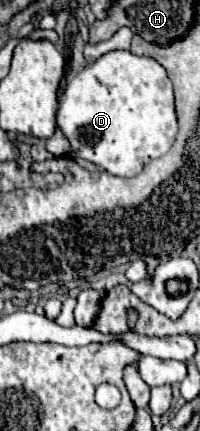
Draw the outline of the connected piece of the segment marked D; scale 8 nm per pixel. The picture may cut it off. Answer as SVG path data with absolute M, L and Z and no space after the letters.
M110 51L70 79L60 97L56 125L70 141L70 151L104 171L132 177L174 143L178 121L174 91L164 67L130 51Z

